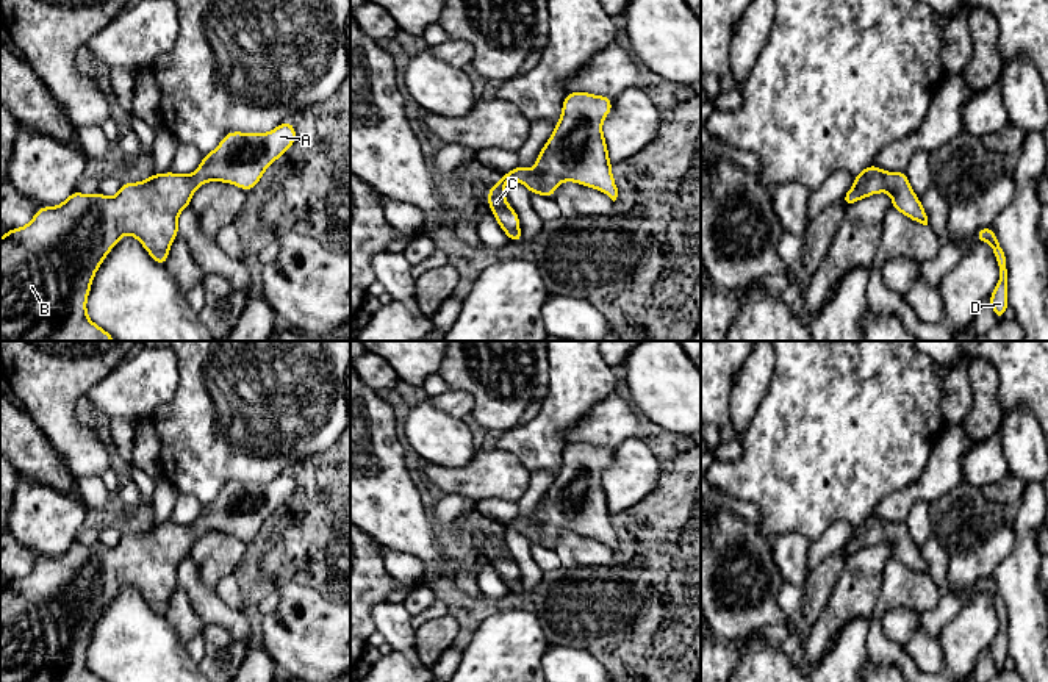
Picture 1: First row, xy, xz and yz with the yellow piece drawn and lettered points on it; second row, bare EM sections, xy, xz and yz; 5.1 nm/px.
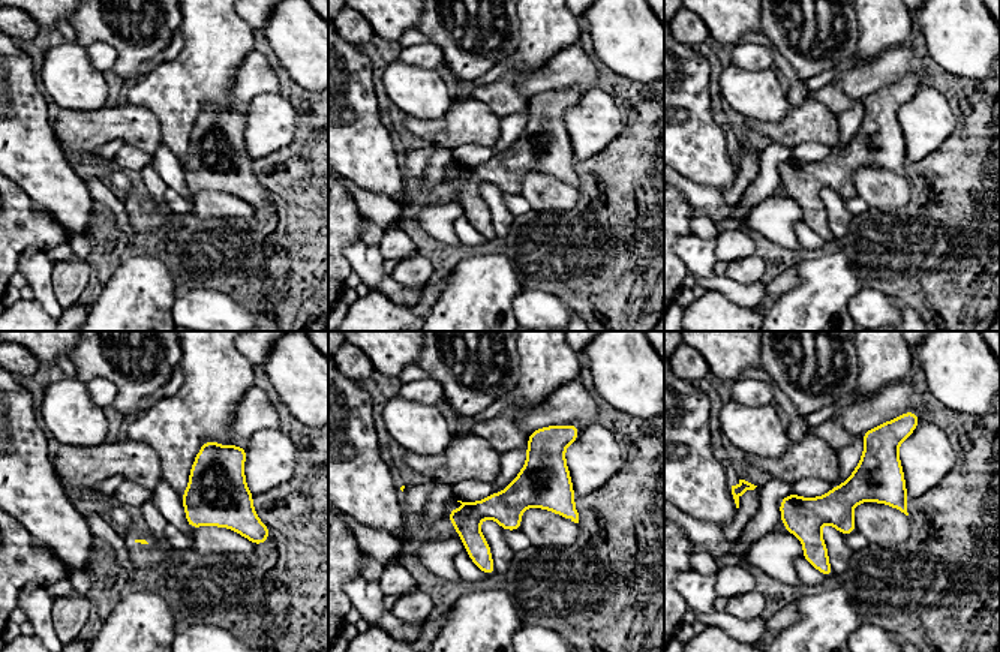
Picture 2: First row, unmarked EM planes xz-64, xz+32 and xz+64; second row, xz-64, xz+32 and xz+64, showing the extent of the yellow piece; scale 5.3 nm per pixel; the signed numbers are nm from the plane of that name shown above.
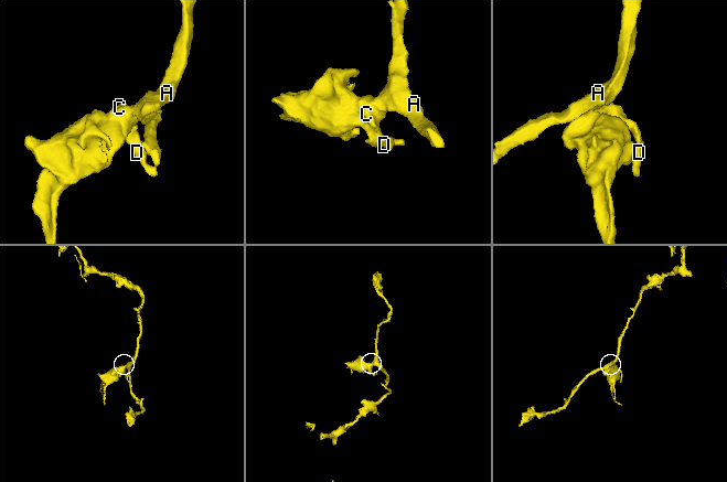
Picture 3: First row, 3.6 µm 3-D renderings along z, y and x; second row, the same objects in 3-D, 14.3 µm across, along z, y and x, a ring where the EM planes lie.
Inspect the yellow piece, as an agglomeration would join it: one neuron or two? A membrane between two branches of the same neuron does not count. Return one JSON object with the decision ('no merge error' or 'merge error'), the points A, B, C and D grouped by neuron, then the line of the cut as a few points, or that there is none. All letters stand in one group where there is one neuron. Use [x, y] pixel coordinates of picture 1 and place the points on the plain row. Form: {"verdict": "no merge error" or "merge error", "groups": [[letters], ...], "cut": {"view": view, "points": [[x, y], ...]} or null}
{"verdict": "no merge error", "groups": [["A", "B", "C", "D"]], "cut": null}

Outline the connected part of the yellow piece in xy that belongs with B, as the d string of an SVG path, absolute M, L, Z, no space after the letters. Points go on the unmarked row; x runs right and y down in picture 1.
M289 471L267 483L228 482L213 502L203 505L194 524L153 524L139 533L124 533L114 547L99 541L84 546L75 540L61 555L38 558L25 577L6 580L0 588L0 682L106 682L88 668L86 652L95 623L119 590L124 585L135 587L152 610L164 616L169 599L178 587L178 565L189 557L200 535L222 532L249 543L258 535L264 521L291 499L296 488L296 479Z

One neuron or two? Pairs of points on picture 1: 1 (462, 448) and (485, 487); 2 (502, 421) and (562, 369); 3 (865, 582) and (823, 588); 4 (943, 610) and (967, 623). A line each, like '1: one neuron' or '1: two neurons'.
1: two neurons
2: two neurons
3: two neurons
4: two neurons

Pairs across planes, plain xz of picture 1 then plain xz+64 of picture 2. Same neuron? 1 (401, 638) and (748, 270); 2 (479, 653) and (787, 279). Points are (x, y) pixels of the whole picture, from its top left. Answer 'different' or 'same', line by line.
1: different
2: different

